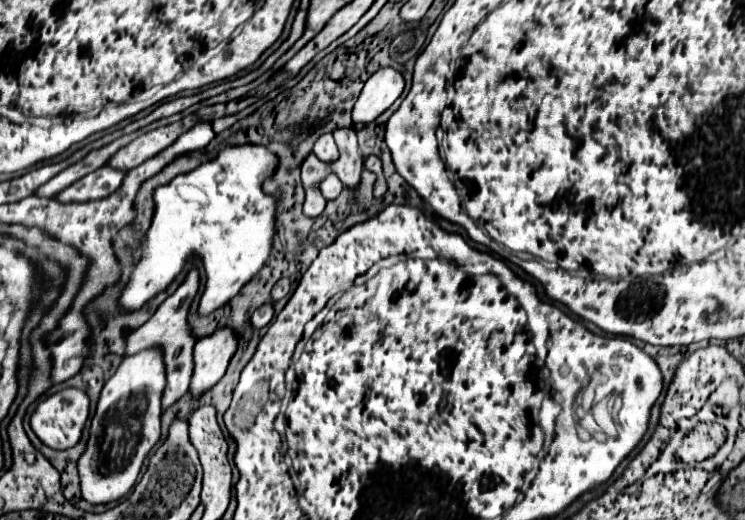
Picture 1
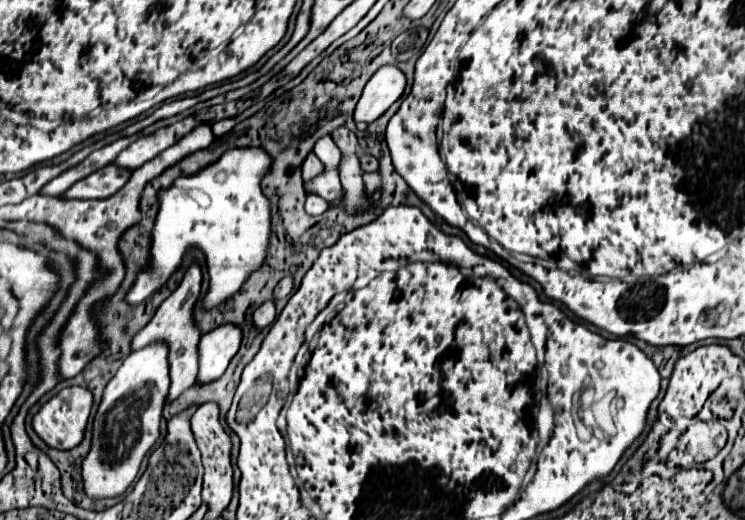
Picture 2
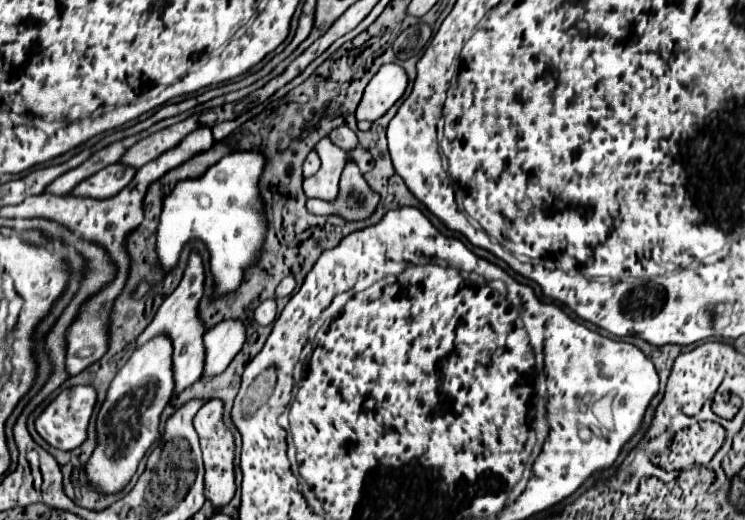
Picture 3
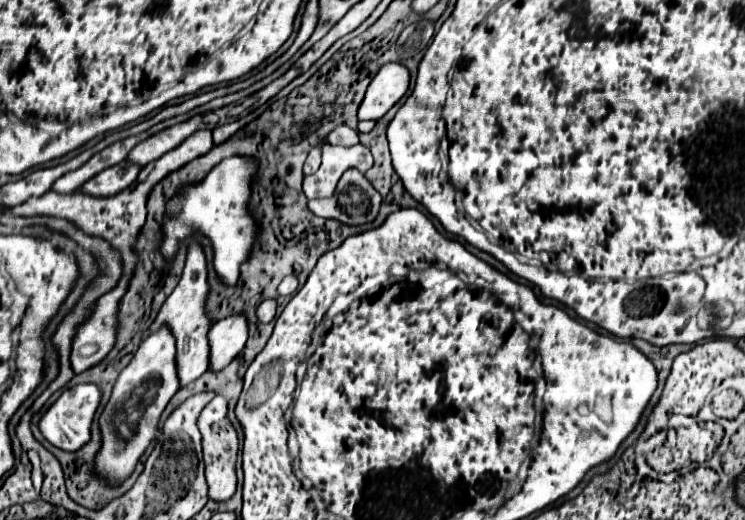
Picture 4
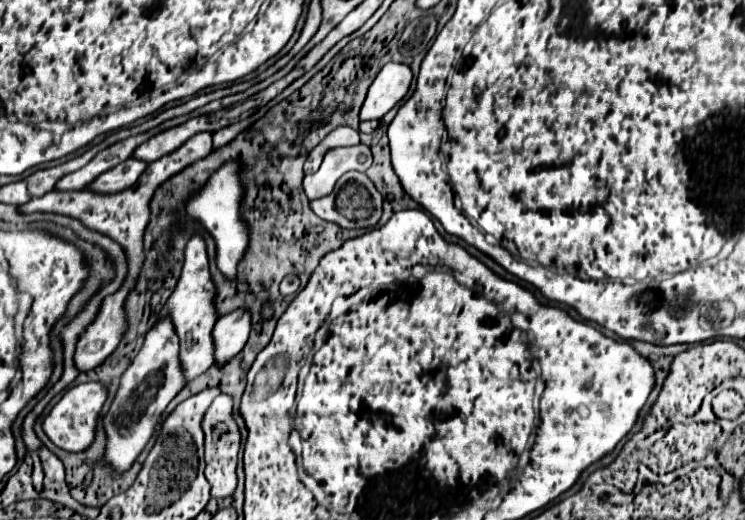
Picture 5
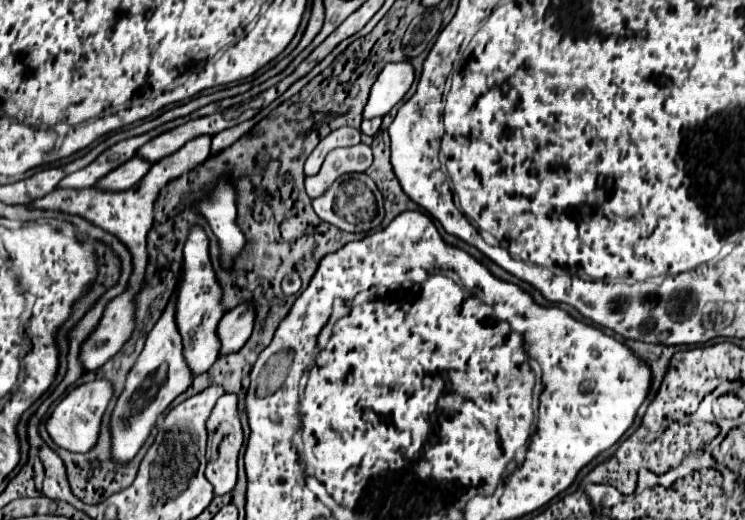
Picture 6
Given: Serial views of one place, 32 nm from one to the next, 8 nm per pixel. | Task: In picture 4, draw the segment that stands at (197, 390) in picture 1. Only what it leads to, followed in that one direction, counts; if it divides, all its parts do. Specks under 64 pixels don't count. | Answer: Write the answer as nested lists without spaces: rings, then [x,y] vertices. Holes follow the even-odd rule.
[[[232,314],[218,320],[212,326],[208,340],[212,346],[210,370],[226,368],[248,340],[248,318],[244,314]]]

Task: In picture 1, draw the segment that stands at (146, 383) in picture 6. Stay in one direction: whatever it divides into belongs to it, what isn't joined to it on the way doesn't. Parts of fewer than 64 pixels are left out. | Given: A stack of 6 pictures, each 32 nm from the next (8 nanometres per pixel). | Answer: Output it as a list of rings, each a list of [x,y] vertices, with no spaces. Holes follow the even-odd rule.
[[[146,348],[124,358],[116,374],[106,382],[90,426],[88,448],[78,460],[82,498],[106,504],[124,498],[136,484],[140,466],[160,440],[162,394],[166,390],[166,366],[162,348]]]

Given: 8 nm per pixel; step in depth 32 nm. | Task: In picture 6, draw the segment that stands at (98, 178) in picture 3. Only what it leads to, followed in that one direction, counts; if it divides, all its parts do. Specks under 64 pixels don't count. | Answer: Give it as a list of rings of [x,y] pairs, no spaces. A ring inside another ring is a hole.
[[[134,156],[132,160],[128,160],[128,164],[122,164],[120,168],[116,168],[116,172],[110,172],[108,176],[104,176],[104,180],[100,180],[96,184],[96,188],[128,190],[136,182],[140,182],[150,168],[152,168],[152,162],[150,160],[146,160],[142,156]]]

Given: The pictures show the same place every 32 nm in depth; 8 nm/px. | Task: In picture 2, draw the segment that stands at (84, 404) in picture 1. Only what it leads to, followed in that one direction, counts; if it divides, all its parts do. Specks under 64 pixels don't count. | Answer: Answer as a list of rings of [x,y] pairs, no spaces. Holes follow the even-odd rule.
[[[74,386],[74,388],[60,390],[54,398],[50,398],[40,408],[40,412],[32,420],[32,426],[34,426],[36,434],[48,446],[58,448],[58,450],[72,450],[74,446],[78,446],[84,440],[84,430],[86,430],[86,424],[88,424],[88,418],[90,418],[92,402],[94,402],[94,396],[92,396],[92,392],[88,388]]]

